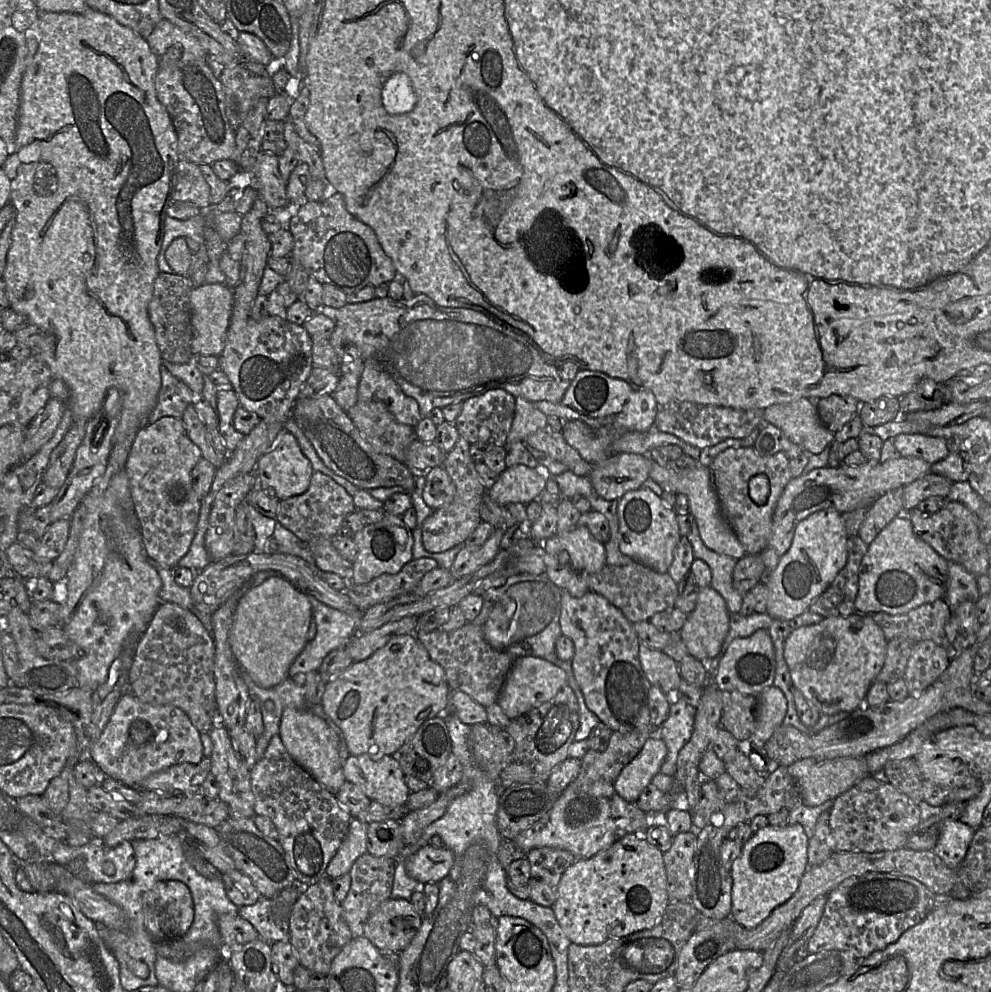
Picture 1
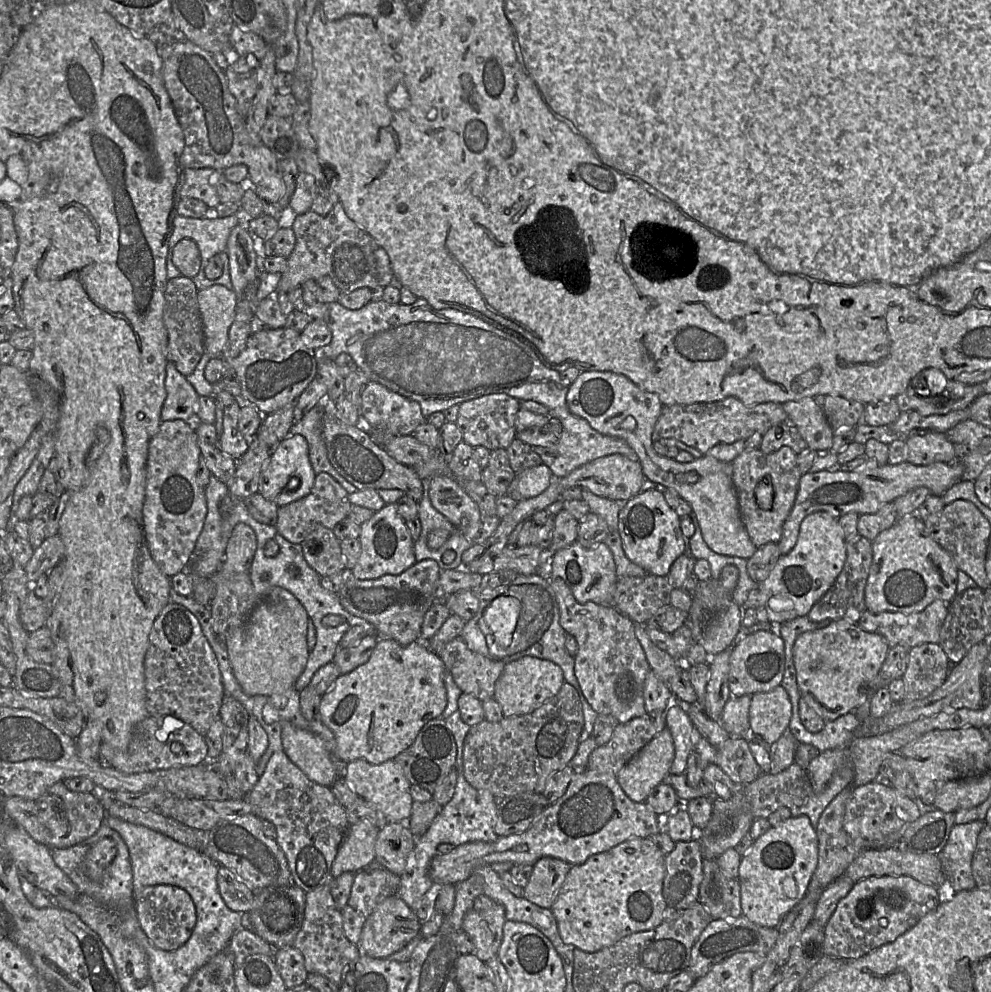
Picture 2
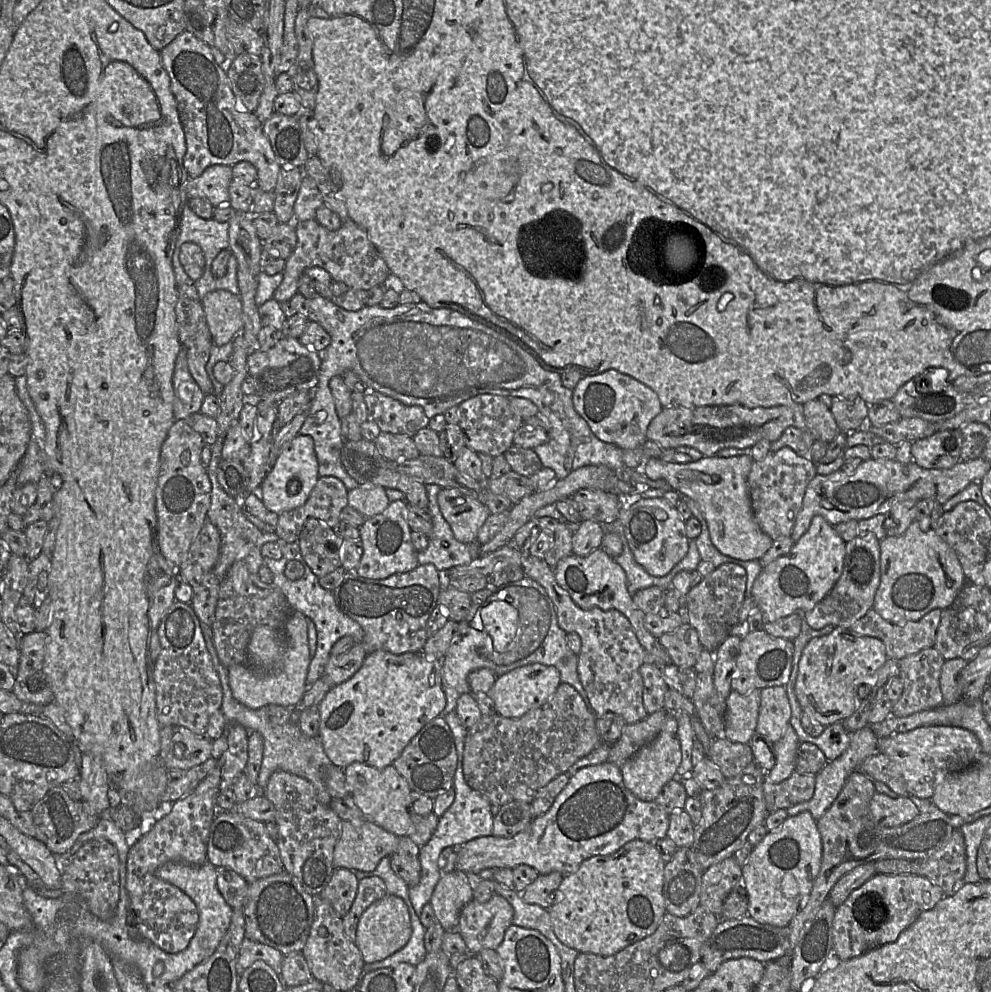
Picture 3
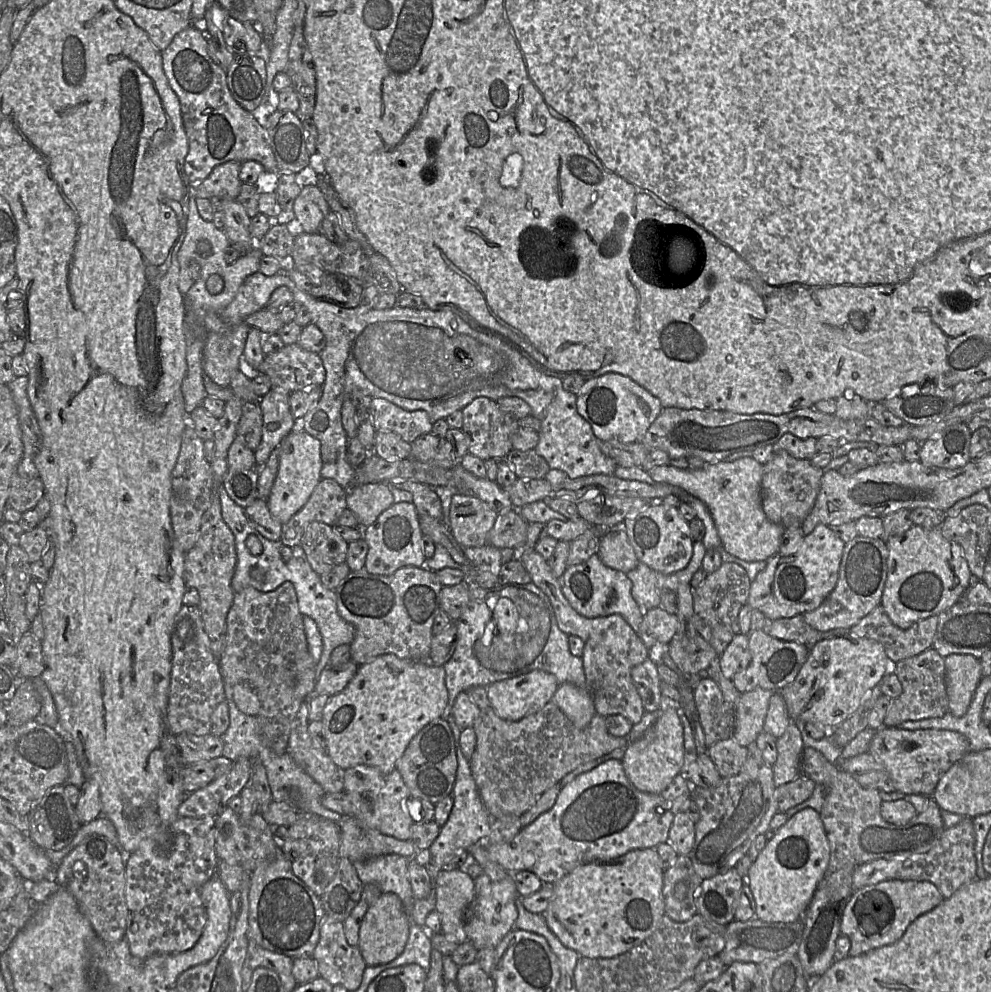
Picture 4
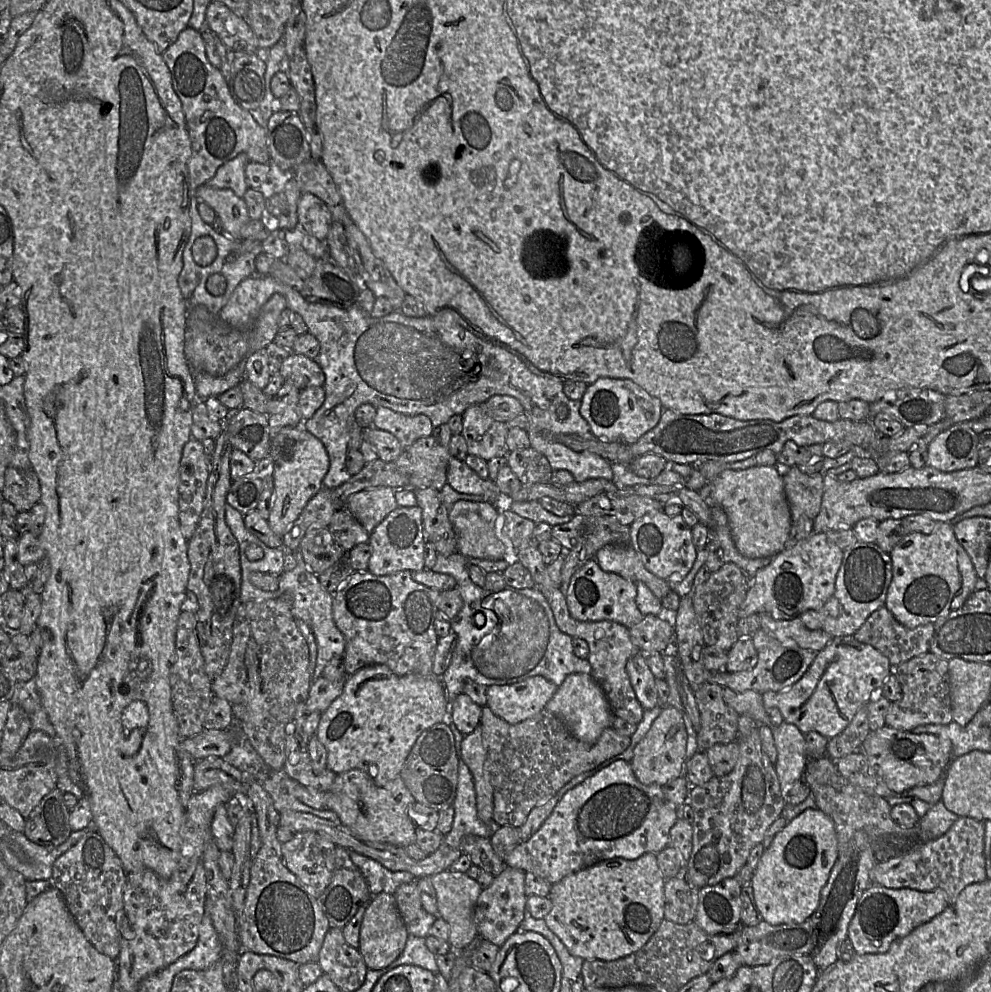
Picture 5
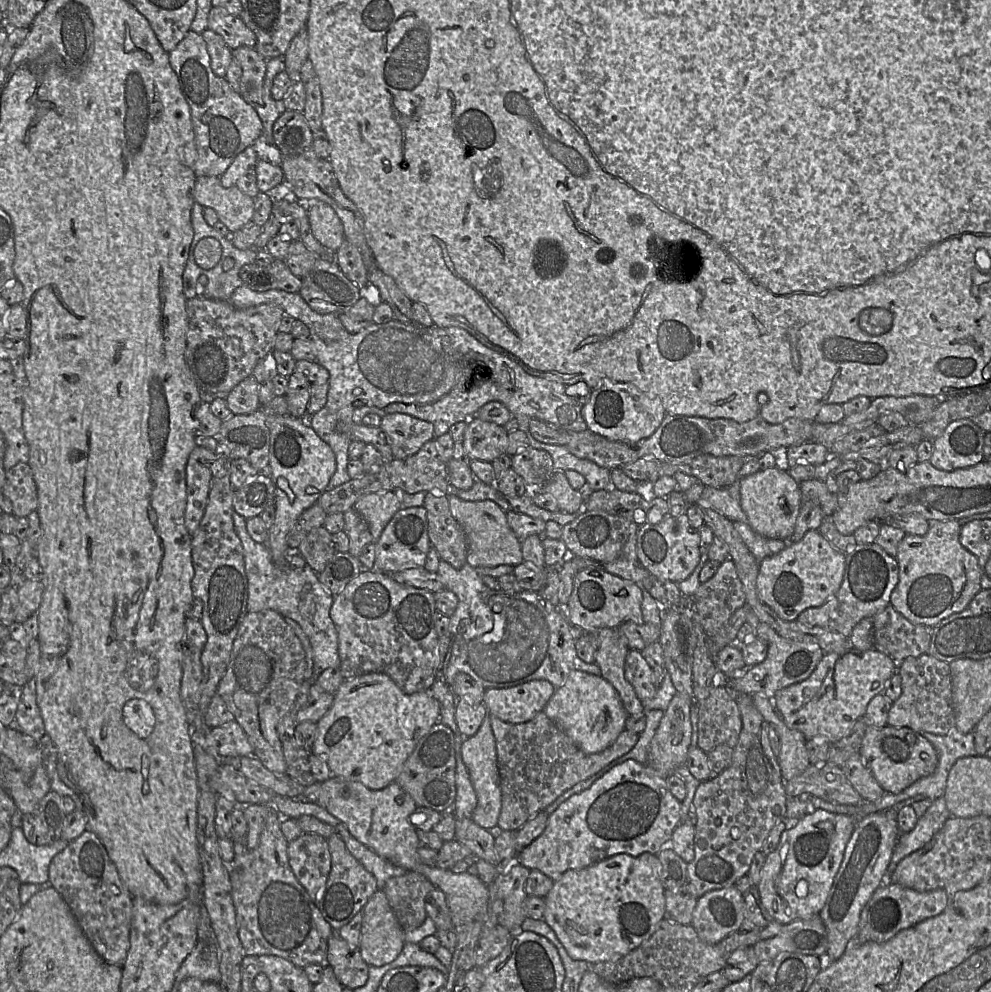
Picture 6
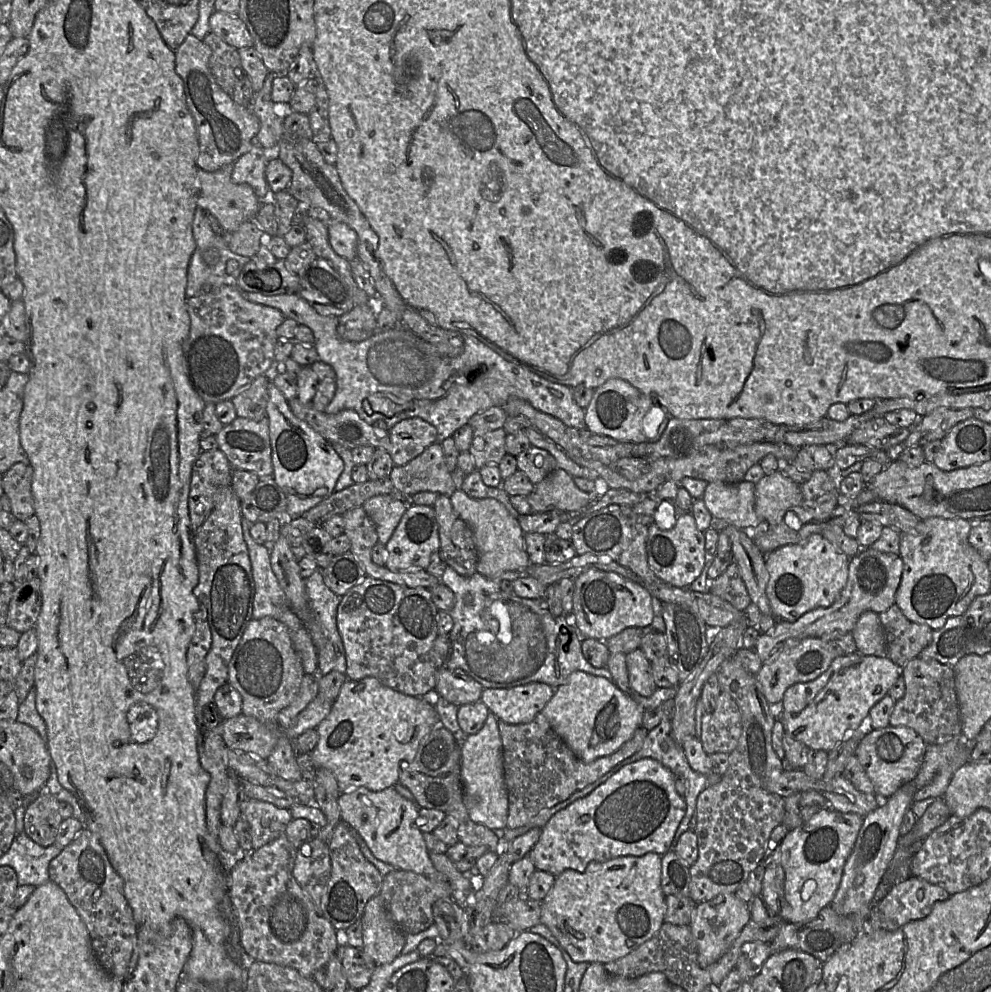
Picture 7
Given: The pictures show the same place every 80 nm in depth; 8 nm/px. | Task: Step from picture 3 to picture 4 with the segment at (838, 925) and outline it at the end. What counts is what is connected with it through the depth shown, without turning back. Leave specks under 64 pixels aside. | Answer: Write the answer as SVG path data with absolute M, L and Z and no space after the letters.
M893 879L854 890L840 925L841 935L847 936L851 943L849 956L895 943L914 920L932 911L943 900L940 890L929 881Z

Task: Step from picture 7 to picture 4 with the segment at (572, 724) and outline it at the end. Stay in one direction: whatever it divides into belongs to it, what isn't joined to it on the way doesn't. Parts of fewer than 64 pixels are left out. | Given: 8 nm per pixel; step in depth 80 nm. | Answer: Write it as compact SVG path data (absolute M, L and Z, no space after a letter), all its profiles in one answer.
M571 683L561 684L551 700L578 729L586 728L596 715L589 691Z

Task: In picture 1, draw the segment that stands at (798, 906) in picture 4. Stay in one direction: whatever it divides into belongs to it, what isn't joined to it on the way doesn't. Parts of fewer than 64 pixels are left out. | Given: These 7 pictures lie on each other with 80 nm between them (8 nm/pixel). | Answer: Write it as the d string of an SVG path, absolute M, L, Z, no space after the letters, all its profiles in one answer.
M800 824L785 827L768 825L752 835L734 861L731 917L743 928L755 928L798 889L807 869L809 839Z

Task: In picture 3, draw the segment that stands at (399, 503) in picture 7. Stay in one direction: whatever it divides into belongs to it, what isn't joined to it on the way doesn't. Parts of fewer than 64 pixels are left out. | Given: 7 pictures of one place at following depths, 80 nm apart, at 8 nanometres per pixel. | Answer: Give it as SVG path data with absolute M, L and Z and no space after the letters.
M359 486L348 490L348 506L365 517L376 516L386 510L390 501L382 486Z

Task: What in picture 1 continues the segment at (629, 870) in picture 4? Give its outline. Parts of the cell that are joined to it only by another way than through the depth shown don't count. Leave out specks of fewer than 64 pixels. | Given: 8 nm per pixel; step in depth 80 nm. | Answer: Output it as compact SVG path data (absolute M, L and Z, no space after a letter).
M631 833L591 858L576 859L563 873L558 885L556 901L551 908L571 943L598 945L610 939L653 928L662 918L668 904L663 853L649 843L643 834Z

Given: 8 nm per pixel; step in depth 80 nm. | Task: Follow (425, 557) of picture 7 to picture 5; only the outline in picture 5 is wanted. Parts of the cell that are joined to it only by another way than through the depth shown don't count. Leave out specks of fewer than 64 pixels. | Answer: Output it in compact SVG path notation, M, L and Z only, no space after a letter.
M419 506L397 507L370 533L372 555L368 571L377 576L395 574L401 571L417 572L425 569L425 536L422 509Z

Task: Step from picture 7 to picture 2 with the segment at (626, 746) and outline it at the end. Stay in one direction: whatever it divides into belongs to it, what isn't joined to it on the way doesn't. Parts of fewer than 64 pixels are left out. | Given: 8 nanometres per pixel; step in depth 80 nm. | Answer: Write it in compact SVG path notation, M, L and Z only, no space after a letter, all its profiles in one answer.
M564 682L559 692L554 697L549 699L547 702L545 702L543 705L541 705L539 708L535 709L531 713L507 718L504 717L499 722L490 722L485 719L481 723L472 726L466 736L464 743L464 754L463 754L464 777L472 787L476 789L483 789L490 791L496 797L497 804L500 804L501 801L506 797L510 797L524 792L541 794L545 789L549 777L556 771L570 764L570 761L577 752L578 746L581 742L581 733L583 730L583 726L584 726L584 715L579 695L572 685Z

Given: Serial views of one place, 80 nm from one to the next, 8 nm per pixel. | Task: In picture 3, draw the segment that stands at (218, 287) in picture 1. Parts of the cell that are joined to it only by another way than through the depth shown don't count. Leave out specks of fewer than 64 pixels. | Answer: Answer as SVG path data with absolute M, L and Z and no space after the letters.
M214 290L201 299L212 345L232 341L244 327L240 297L226 290Z

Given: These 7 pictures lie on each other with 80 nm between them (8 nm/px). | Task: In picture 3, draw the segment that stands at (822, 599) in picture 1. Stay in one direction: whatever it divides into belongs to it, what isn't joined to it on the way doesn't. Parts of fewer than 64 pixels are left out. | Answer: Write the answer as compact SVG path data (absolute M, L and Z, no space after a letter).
M856 536L846 542L845 548L843 570L834 587L813 610L802 615L808 625L815 630L823 629L828 625L851 628L873 608L875 593L881 578L880 541L875 537Z

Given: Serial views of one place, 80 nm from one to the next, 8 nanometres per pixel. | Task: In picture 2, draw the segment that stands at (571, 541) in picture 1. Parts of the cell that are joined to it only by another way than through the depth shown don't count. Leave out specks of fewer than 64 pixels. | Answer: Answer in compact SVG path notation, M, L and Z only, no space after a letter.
M577 541L552 556L546 555L544 552L542 569L537 574L561 579L580 604L594 602L601 606L616 608L614 602L618 580L616 565L611 551L604 542L593 548L584 548Z

